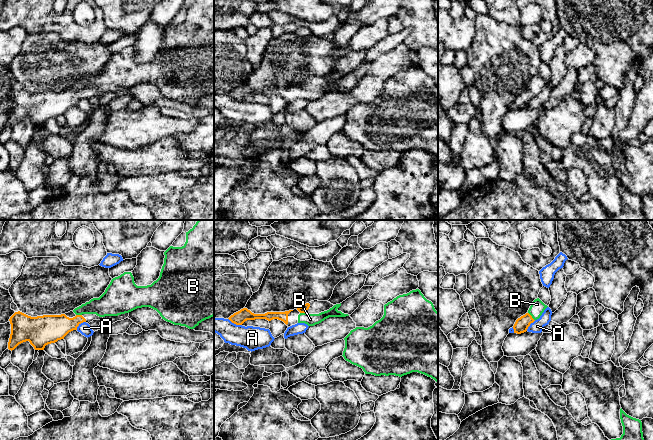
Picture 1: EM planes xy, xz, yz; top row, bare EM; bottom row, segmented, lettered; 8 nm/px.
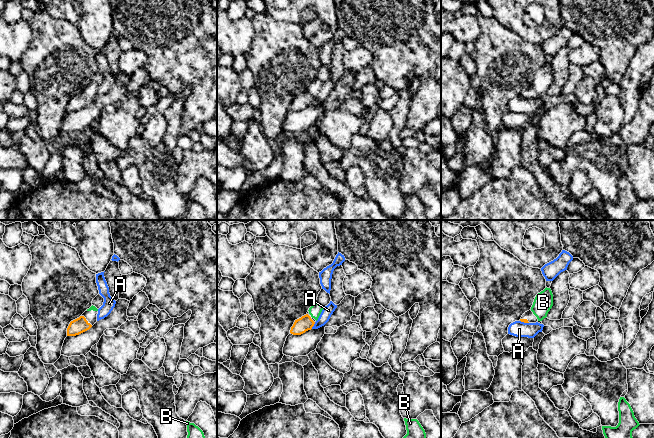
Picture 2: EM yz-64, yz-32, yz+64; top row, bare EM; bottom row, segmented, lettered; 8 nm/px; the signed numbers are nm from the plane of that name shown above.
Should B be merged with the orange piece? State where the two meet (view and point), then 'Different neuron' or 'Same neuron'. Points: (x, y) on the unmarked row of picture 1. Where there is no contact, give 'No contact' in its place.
Touches orange at yz (531, 92). Same neuron

